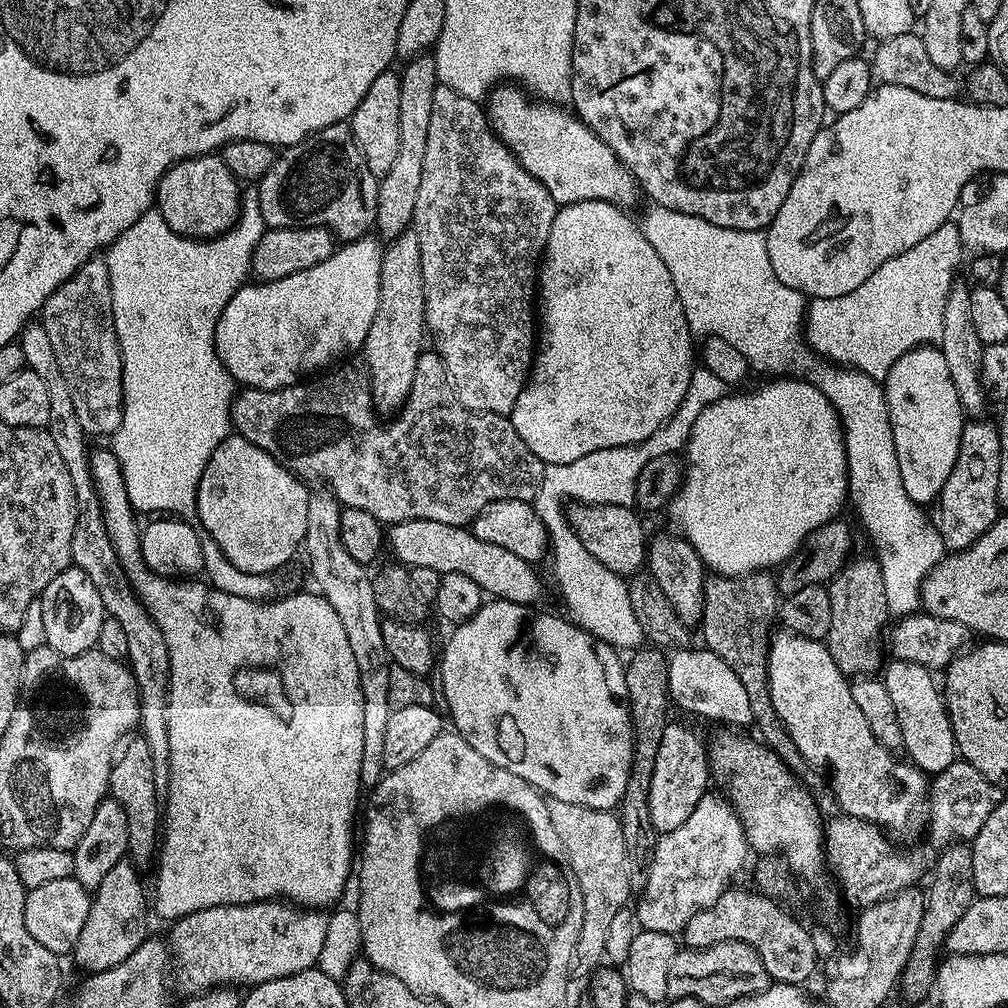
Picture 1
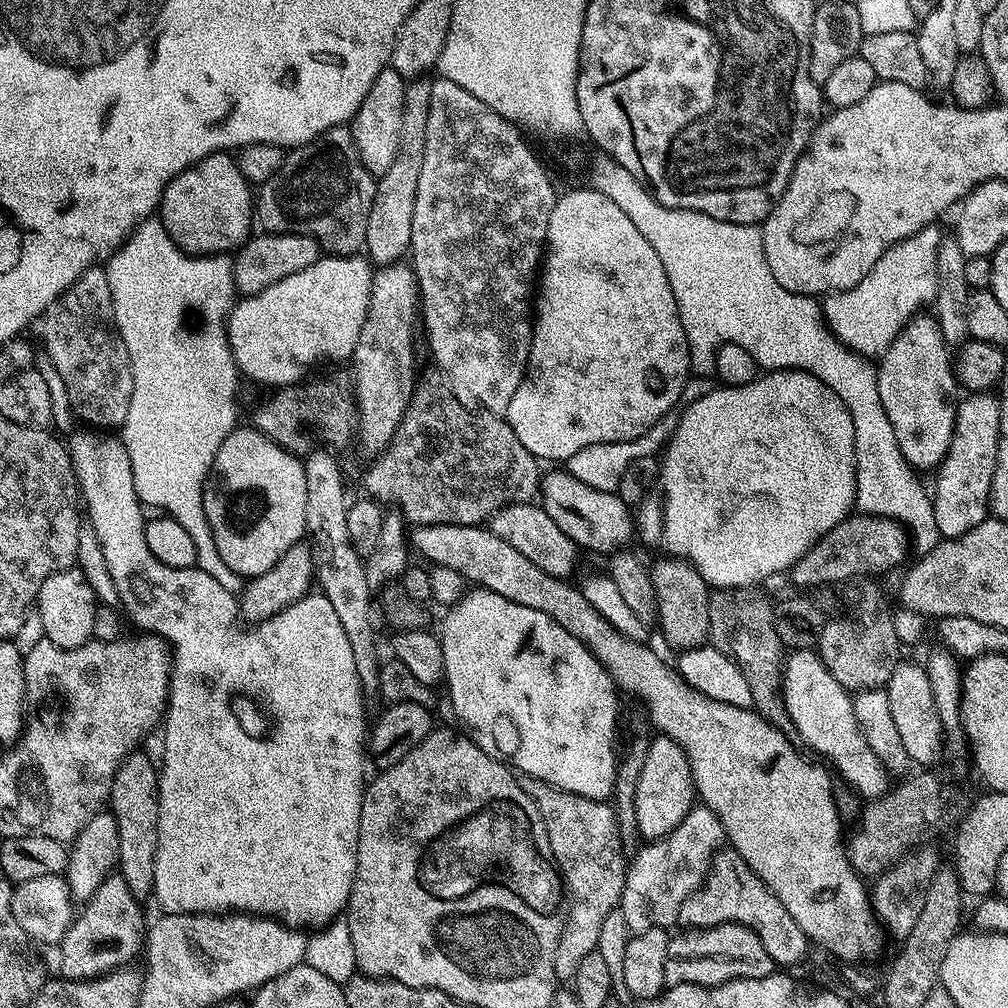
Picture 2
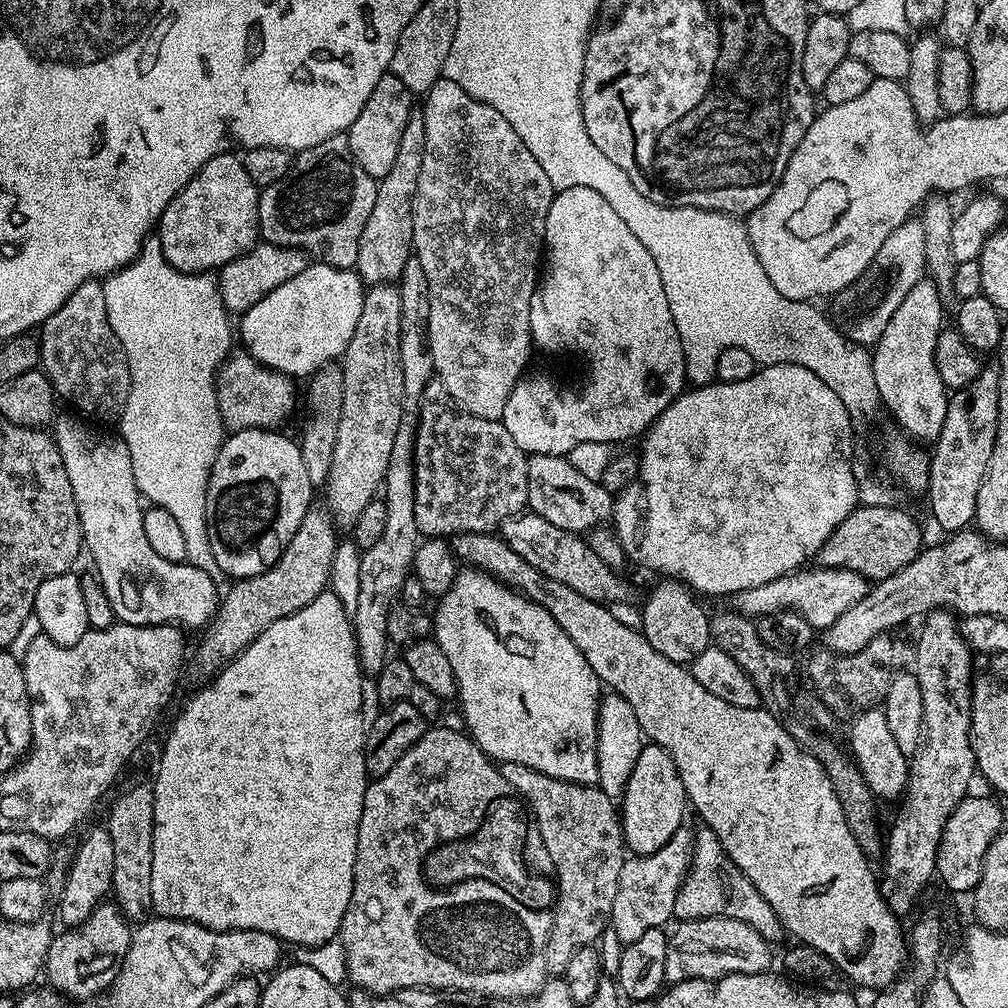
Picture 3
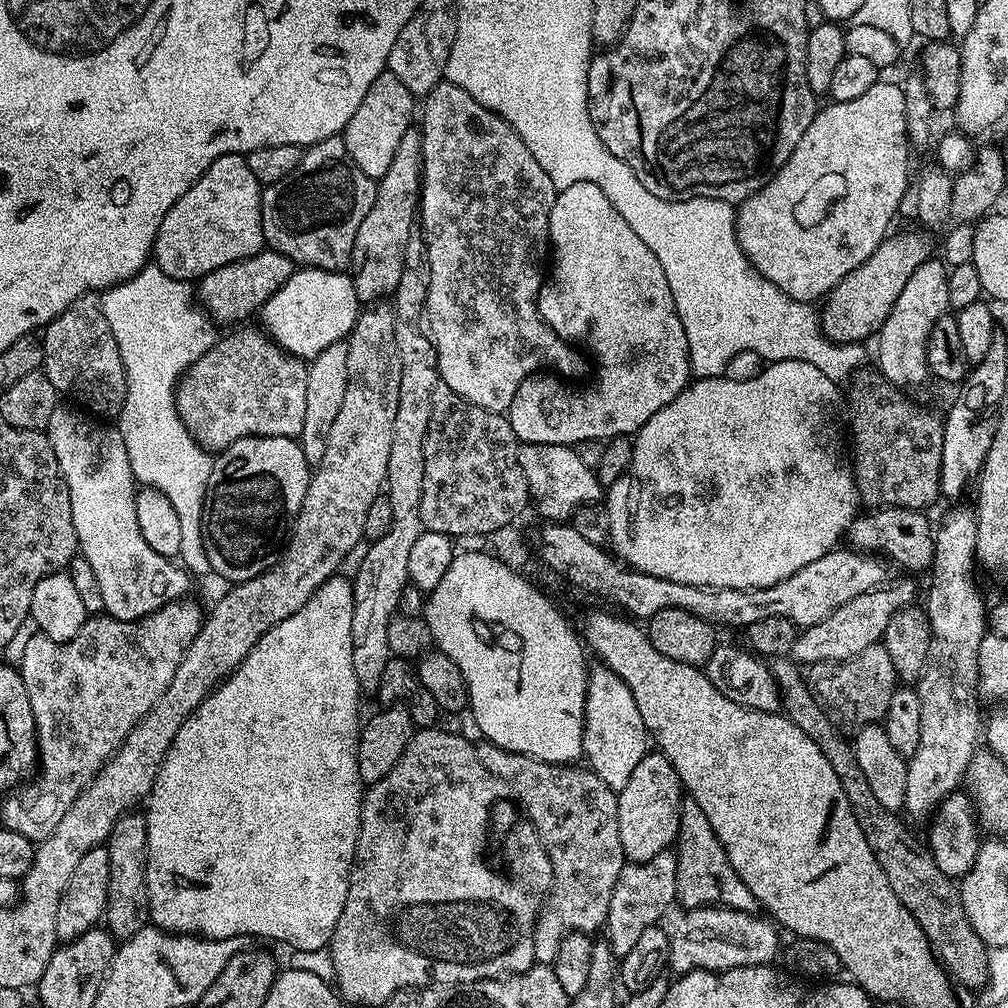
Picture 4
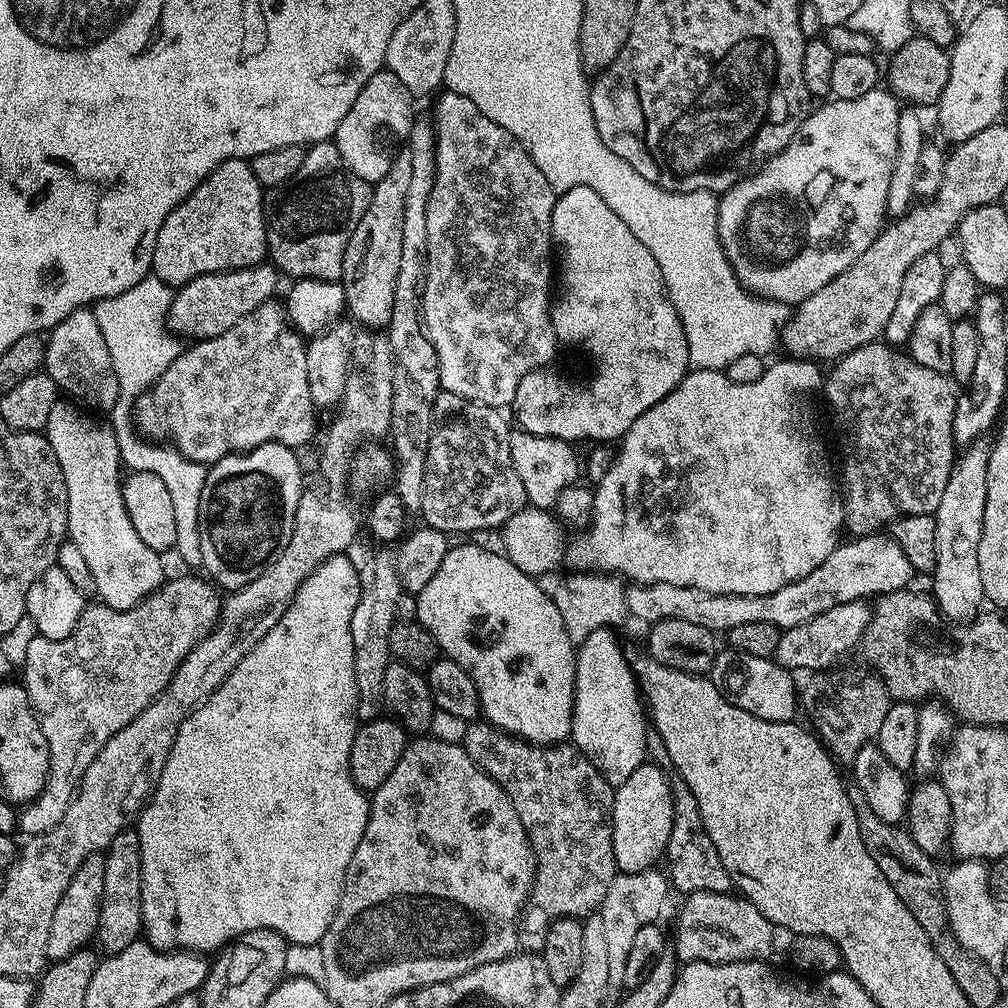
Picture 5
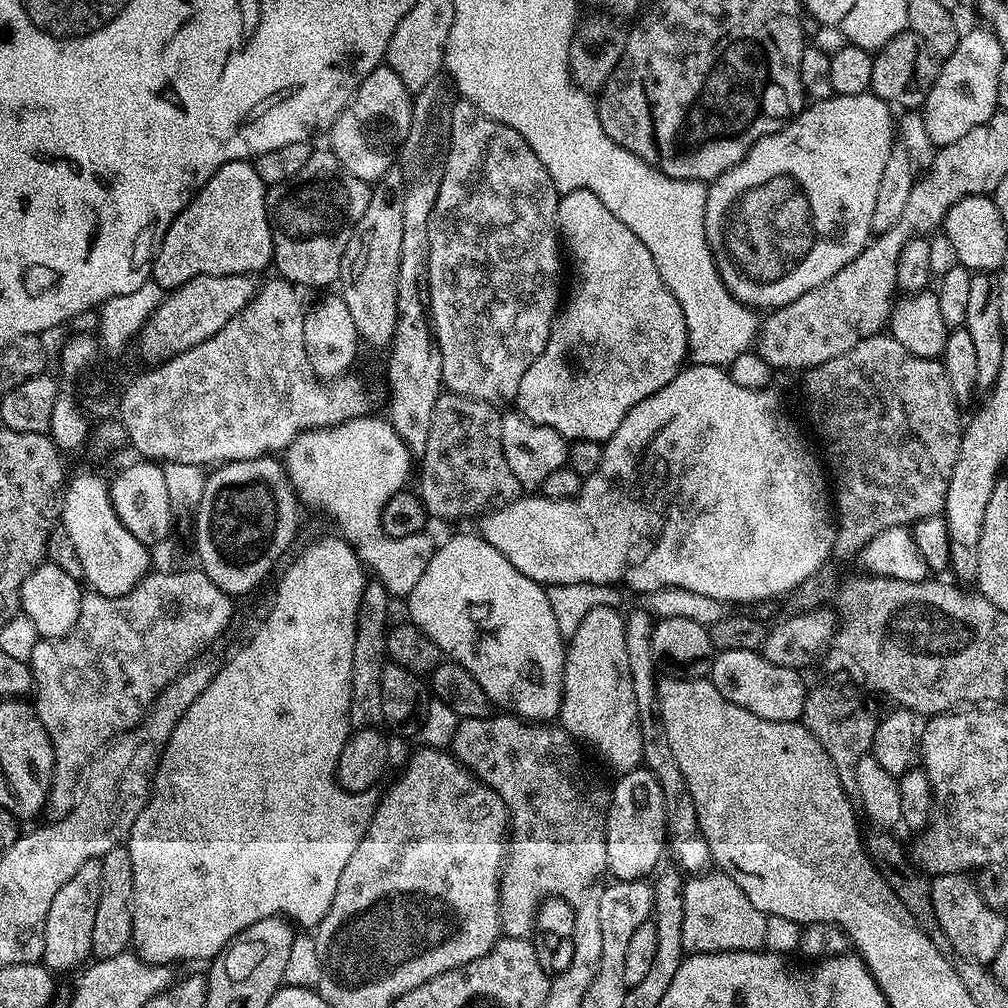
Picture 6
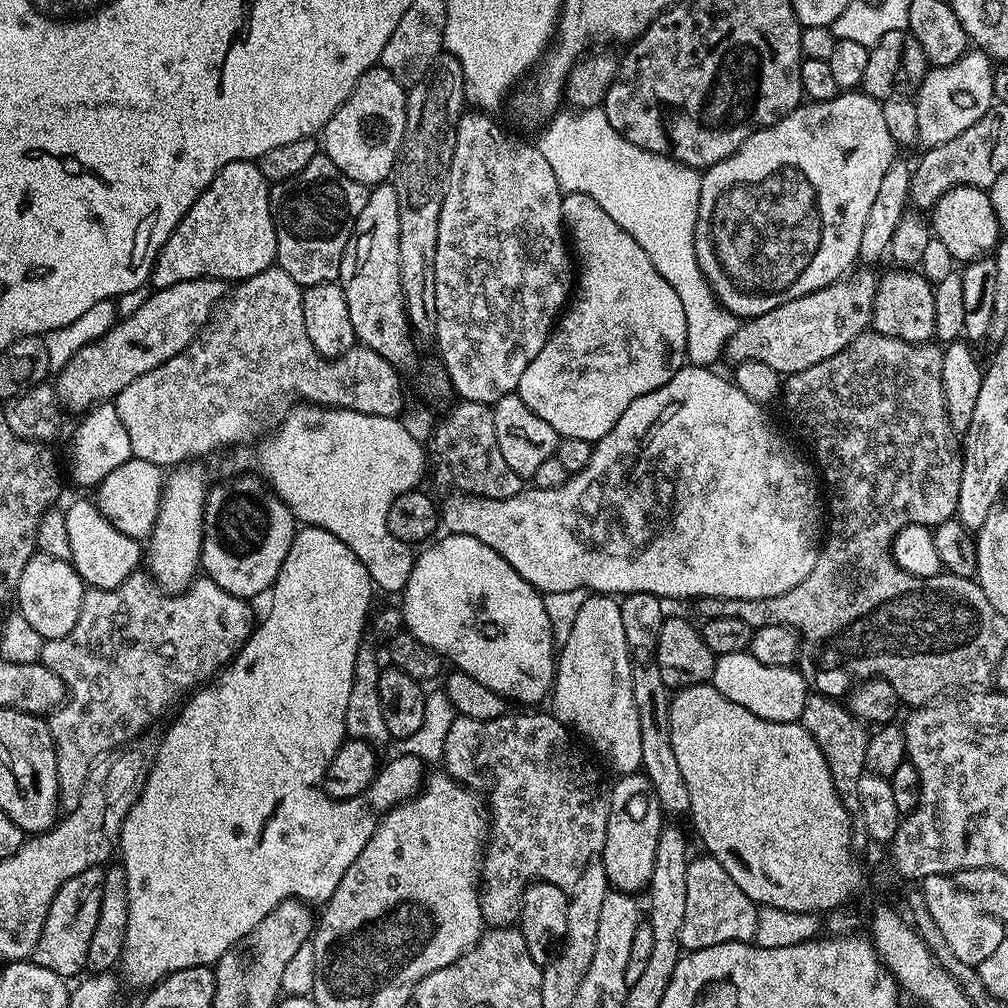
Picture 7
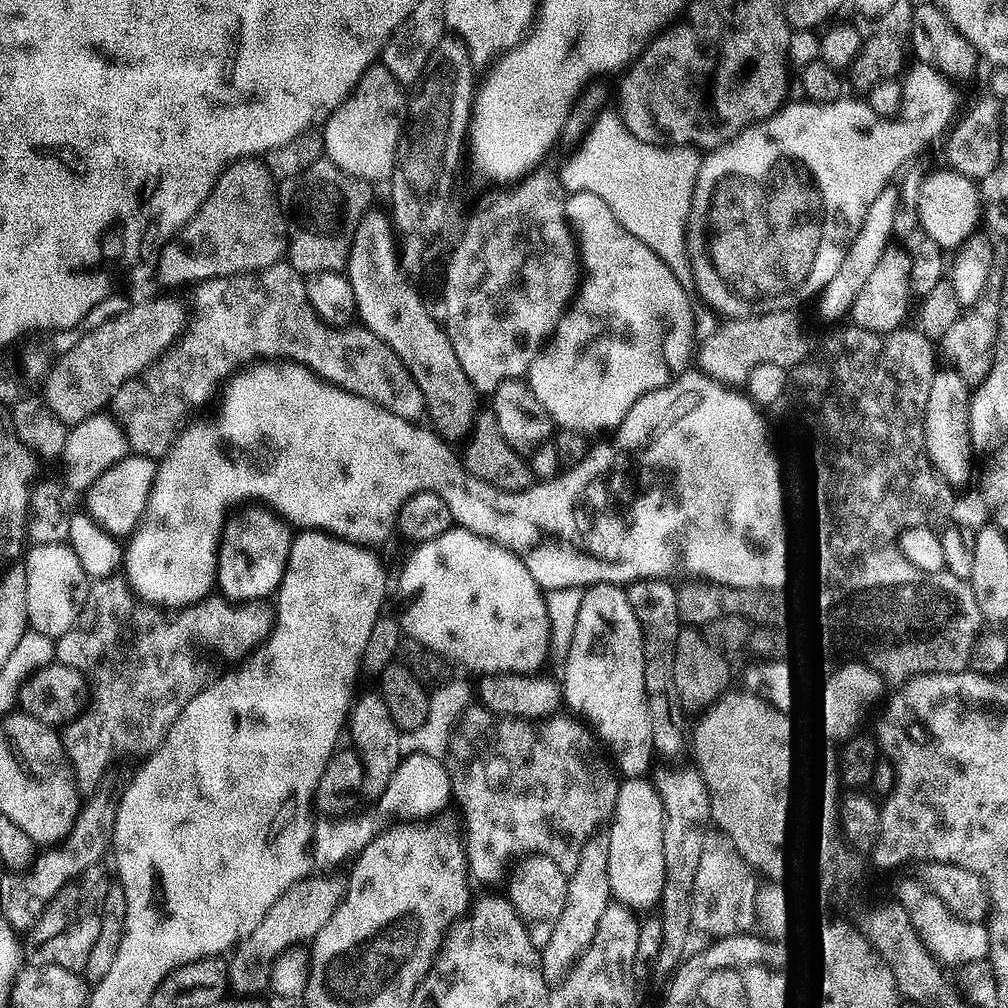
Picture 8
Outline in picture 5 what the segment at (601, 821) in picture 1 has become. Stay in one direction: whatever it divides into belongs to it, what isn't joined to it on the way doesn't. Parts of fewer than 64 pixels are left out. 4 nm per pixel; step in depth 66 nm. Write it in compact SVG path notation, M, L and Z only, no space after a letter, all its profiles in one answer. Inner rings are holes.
M486 722L469 725L462 743L471 761L488 776L494 778L502 786L510 798L511 805L518 813L519 821L526 830L536 858L536 877L532 882L530 904L542 911L532 912L523 917L520 928L519 947L533 954L543 953L544 933L554 918L583 918L595 913L606 898L606 890L610 882L618 874L614 854L612 853L612 834L602 834L602 850L600 850L600 834L590 836L570 836L576 842L568 840L552 840L556 836L556 828L564 828L564 808L572 812L576 808L576 800L584 796L580 792L580 760L584 753L573 745L536 745L510 734ZM568 800L568 804L564 804ZM536 836L552 842L536 842ZM580 840L584 844L580 844Z

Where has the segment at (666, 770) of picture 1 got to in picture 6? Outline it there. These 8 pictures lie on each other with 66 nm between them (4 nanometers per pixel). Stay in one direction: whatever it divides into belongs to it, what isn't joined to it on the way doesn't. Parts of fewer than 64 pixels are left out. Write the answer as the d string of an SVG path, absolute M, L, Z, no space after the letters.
M643 766L623 773L617 780L620 781L611 789L612 803L608 810L607 871L613 872L616 880L643 880L661 867L660 855L666 852L662 786L658 786L658 778Z

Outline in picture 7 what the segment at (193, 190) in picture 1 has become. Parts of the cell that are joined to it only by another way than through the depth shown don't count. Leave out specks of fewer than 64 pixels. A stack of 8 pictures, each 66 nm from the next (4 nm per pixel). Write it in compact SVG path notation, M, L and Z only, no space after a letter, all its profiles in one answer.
M251 160L230 162L217 174L214 182L200 195L180 219L170 238L156 255L150 284L153 289L169 288L187 280L223 280L239 282L273 267L276 258L276 221L273 201L268 201L270 185L262 174L259 163Z

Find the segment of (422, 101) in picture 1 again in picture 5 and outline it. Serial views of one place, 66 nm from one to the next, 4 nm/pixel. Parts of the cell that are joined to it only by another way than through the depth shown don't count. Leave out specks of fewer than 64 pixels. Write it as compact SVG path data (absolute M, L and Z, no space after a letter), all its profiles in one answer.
M408 151L397 152L390 170L386 170L381 180L375 181L366 214L362 214L362 222L358 222L346 246L342 277L344 306L347 315L352 315L357 325L368 330L387 329L394 310L394 282L398 282L398 266L402 259L402 214L406 214L411 173Z

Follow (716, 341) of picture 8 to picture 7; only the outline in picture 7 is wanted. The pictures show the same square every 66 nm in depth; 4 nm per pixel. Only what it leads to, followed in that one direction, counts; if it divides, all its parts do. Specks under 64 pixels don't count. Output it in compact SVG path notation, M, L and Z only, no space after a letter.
M864 266L861 269L861 272L853 271L834 283L828 284L825 288L814 290L802 298L782 302L782 306L778 306L774 310L766 310L766 314L745 319L737 327L735 334L731 336L731 340L725 348L725 359L729 359L733 365L747 360L764 362L779 374L791 374L806 370L810 366L818 366L818 362L826 362L826 358L834 358L834 354L838 354L846 346L850 346L850 342L854 342L854 338L869 331L872 322L878 276L877 273L872 273L871 267Z

